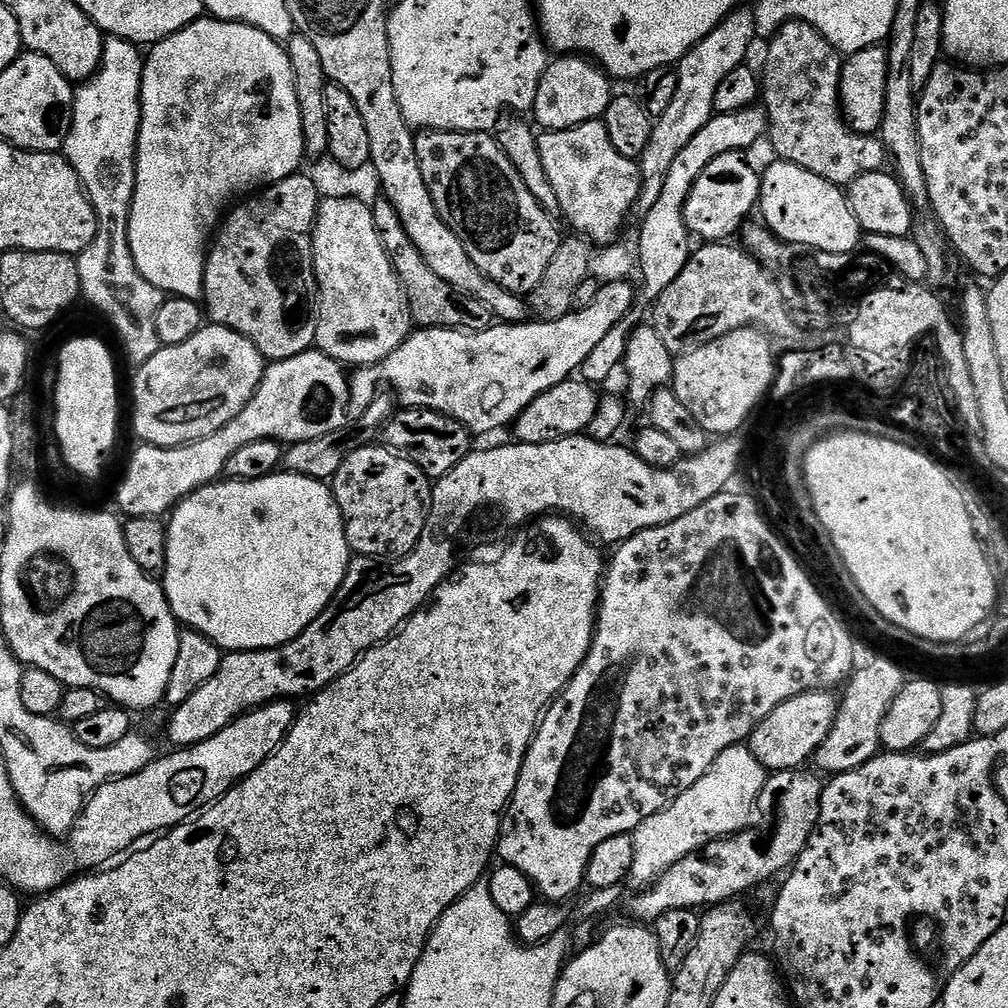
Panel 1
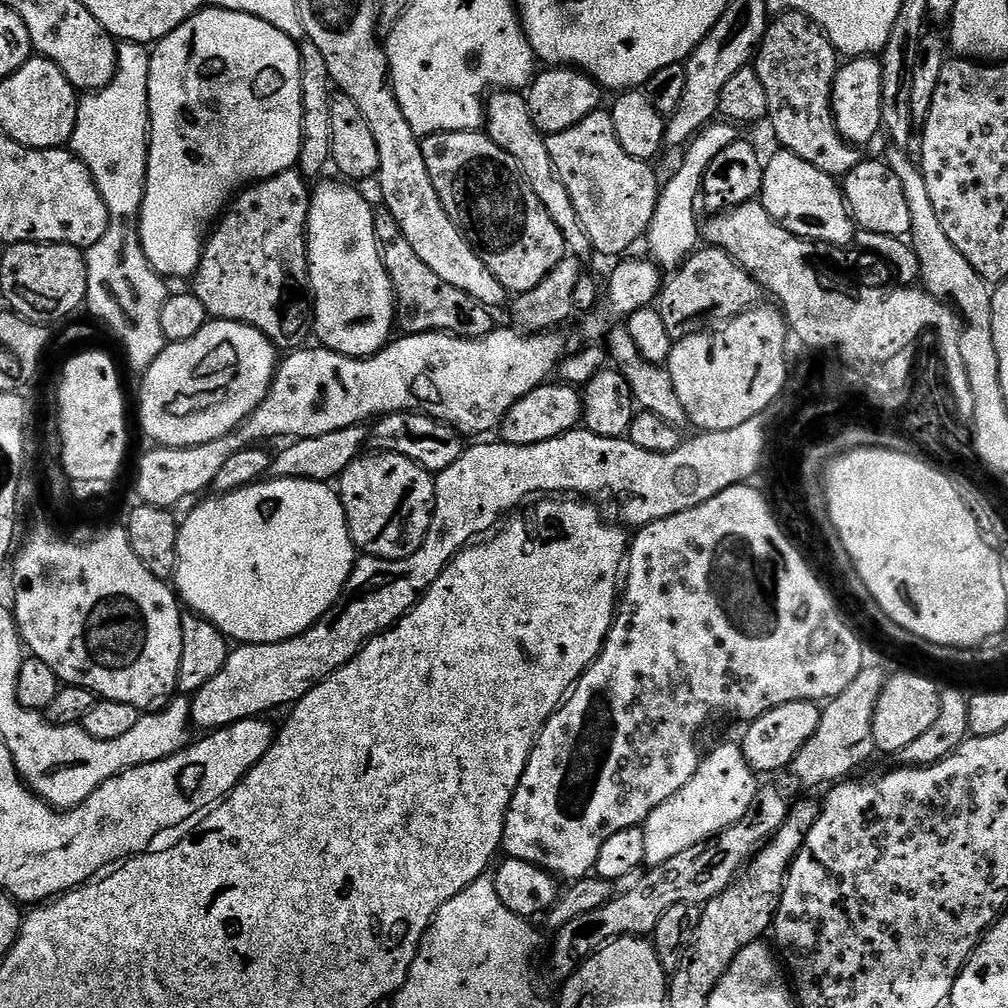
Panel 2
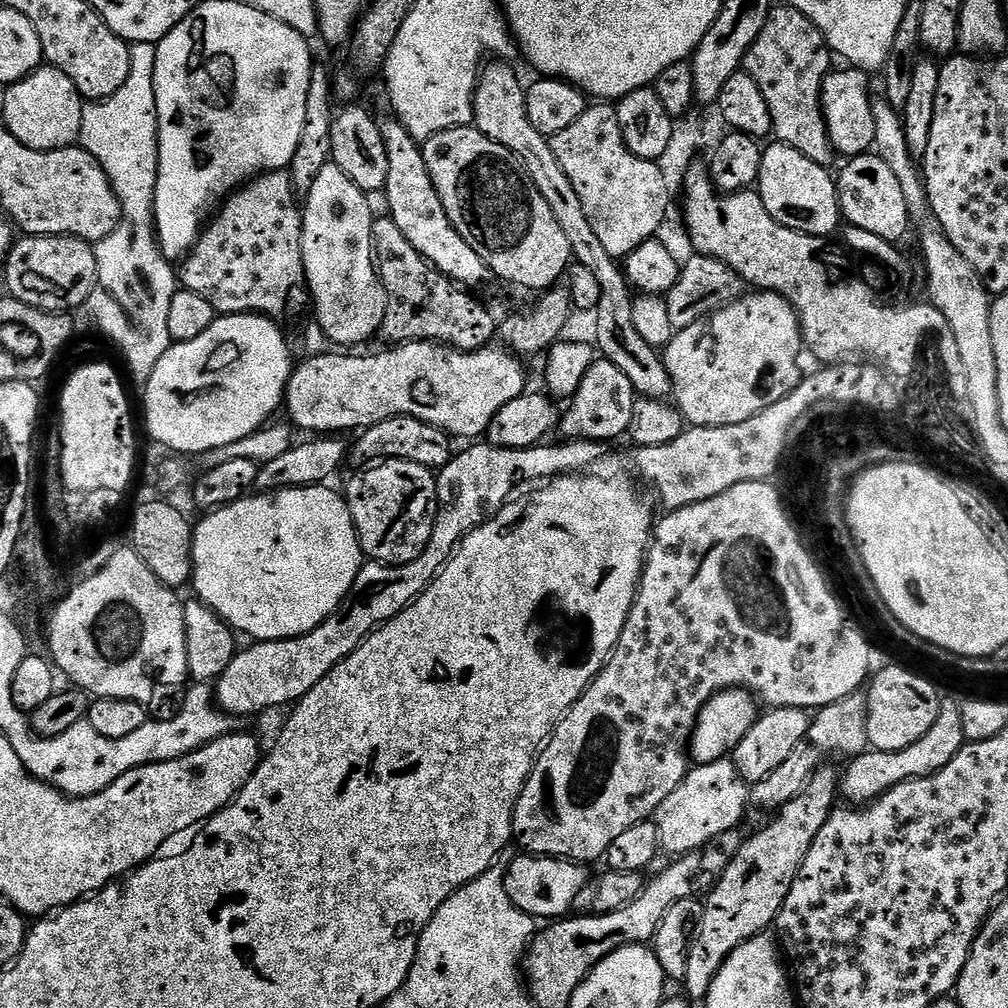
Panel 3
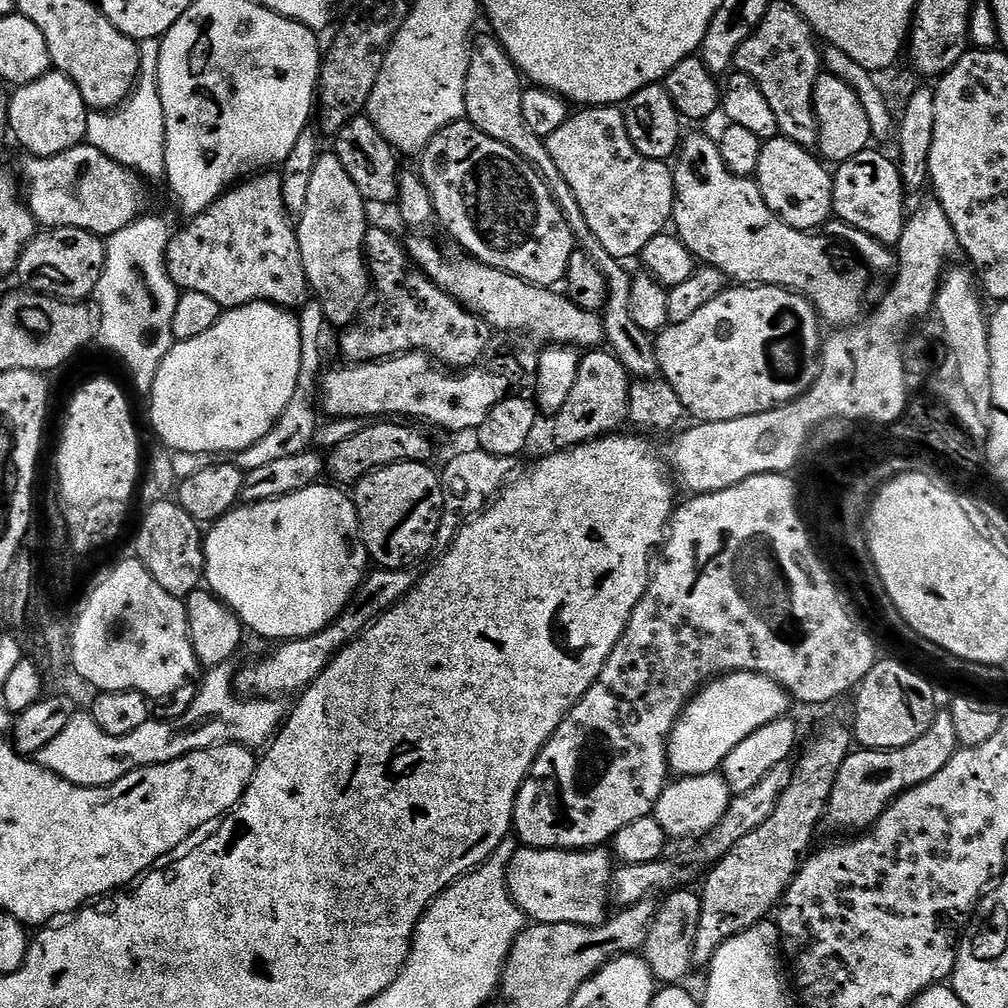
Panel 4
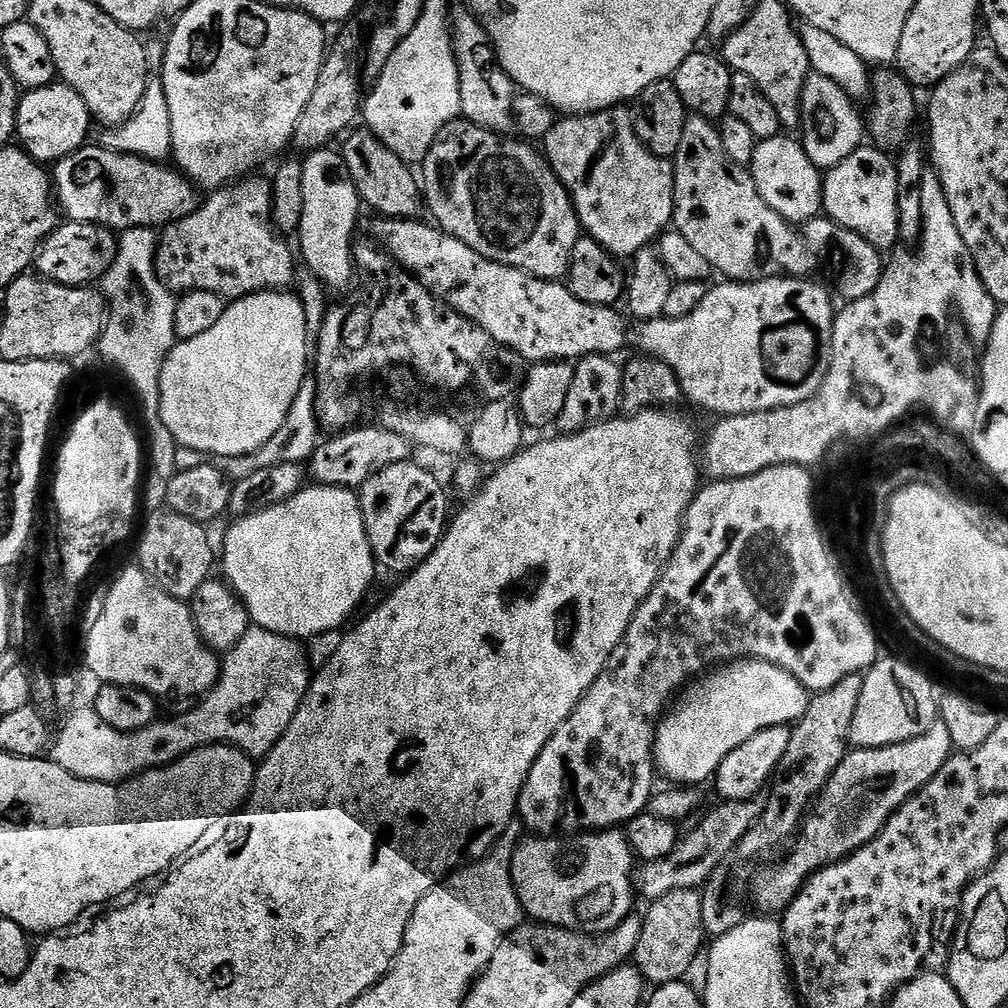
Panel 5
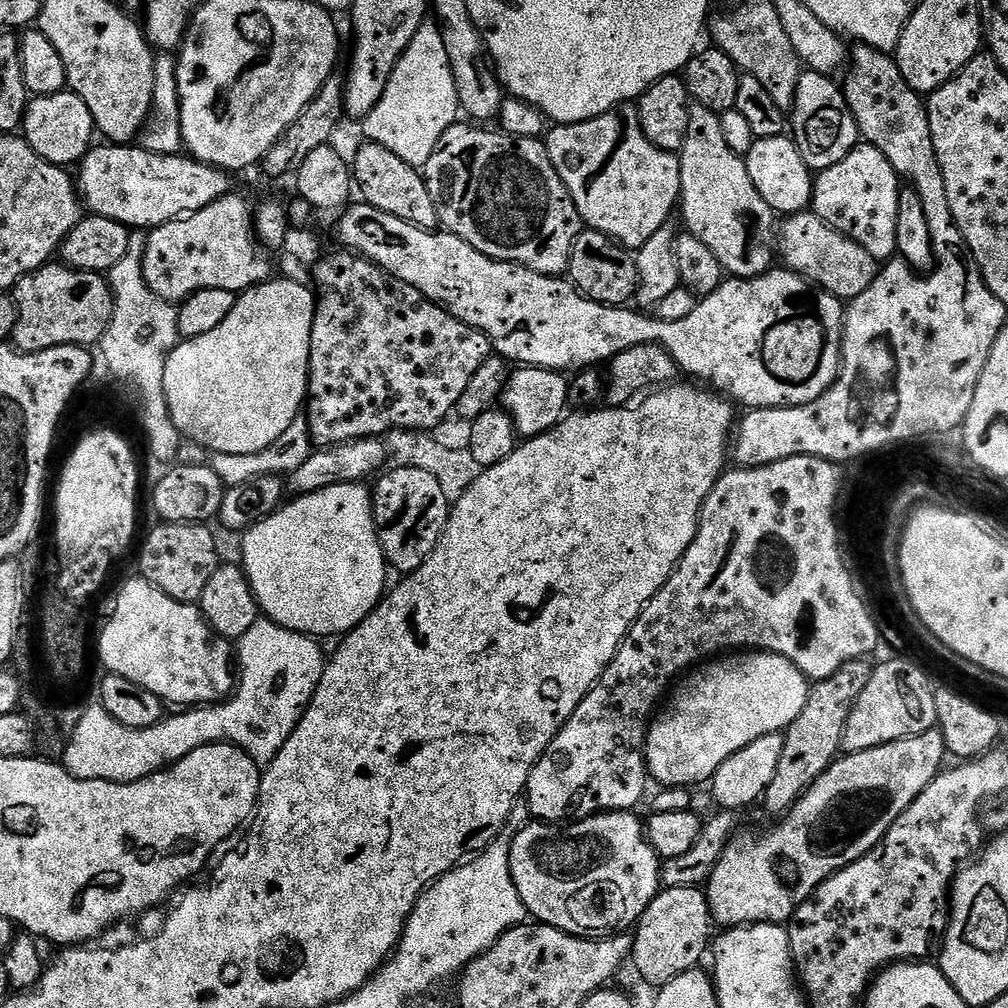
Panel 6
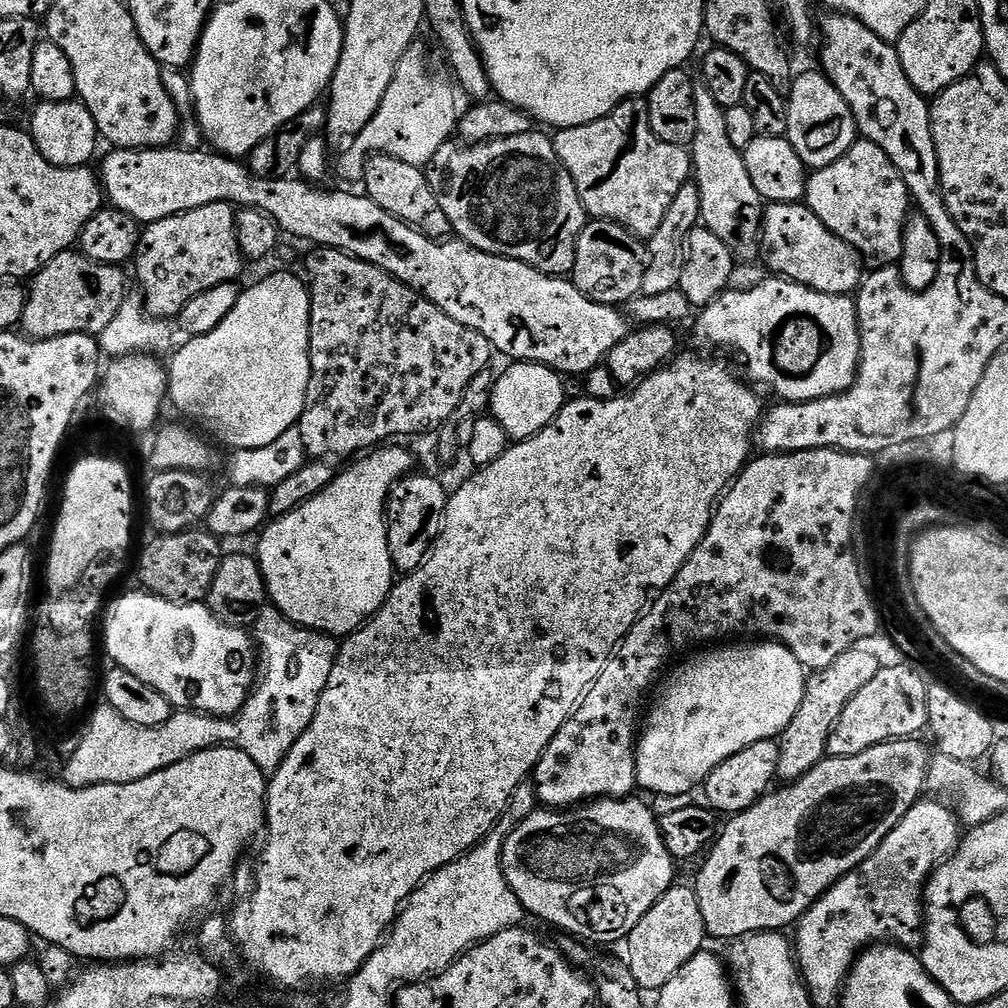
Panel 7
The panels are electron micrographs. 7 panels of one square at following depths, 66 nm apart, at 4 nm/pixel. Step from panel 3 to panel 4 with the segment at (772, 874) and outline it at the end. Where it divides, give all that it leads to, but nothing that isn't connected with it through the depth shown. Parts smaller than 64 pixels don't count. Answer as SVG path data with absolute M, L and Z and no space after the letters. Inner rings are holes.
M832 720L808 745L799 753L800 761L795 761L792 769L792 781L790 786L778 798L774 806L774 814L753 830L730 850L717 864L713 864L710 871L703 877L704 892L699 893L700 898L700 921L698 922L698 938L694 938L693 965L707 966L712 963L712 955L716 948L722 946L734 934L742 934L742 930L750 930L750 926L769 919L768 911L775 909L784 899L784 894L800 871L802 861L809 855L813 847L812 839L816 836L816 827L822 824L828 811L828 799L834 790L834 782L838 778L838 770L842 770L842 762L854 748L854 733L847 723L840 720Z

